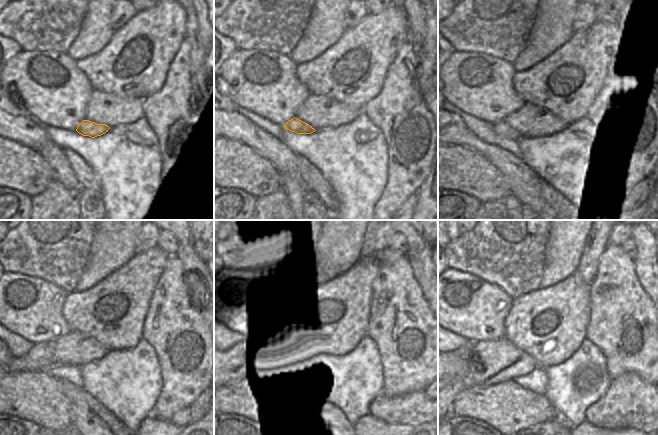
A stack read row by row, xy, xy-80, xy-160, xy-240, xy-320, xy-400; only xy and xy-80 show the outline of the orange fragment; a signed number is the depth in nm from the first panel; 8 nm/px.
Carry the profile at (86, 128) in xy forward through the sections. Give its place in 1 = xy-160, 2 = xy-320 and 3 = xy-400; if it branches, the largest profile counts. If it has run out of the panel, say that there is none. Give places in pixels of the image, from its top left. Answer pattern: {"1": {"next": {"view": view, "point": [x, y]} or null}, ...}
{"1": {"next": {"view": "xy-160", "point": [501, 128]}}, "2": {"next": {"view": "xy-320", "point": [234, 366]}}, "3": {"next": {"view": "xy-400", "point": [458, 366]}}}

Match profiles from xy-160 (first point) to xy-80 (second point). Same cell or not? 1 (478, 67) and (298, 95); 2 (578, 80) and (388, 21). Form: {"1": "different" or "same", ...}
{"1": "same", "2": "same"}

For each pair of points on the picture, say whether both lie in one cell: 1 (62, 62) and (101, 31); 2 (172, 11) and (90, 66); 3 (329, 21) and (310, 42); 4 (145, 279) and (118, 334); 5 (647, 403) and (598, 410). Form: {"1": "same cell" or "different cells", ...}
{"1": "different cells", "2": "same cell", "3": "same cell", "4": "same cell", "5": "same cell"}

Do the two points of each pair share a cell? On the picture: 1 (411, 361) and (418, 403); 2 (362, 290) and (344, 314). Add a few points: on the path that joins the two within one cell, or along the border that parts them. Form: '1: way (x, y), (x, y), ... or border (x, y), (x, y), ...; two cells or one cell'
1: border (423, 389), (393, 397); two cells
2: way (356, 296), (344, 308); one cell

